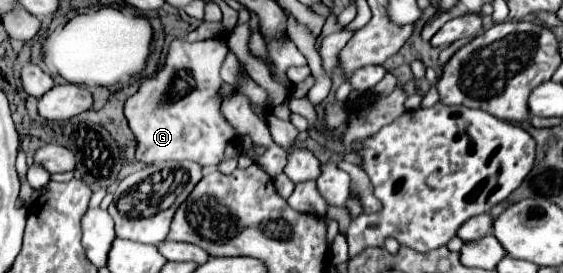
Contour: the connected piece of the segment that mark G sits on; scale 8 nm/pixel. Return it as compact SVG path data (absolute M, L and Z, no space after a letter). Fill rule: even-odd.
M213 37L205 41L189 43L185 39L173 39L165 57L163 67L149 79L143 79L139 91L131 95L125 105L123 113L127 117L127 123L135 135L137 151L135 161L137 163L161 163L161 161L195 161L201 167L219 165L223 161L223 151L227 143L237 141L237 131L229 125L229 121L221 113L221 97L219 89L223 85L223 79L219 77L219 69L229 53L227 37Z

